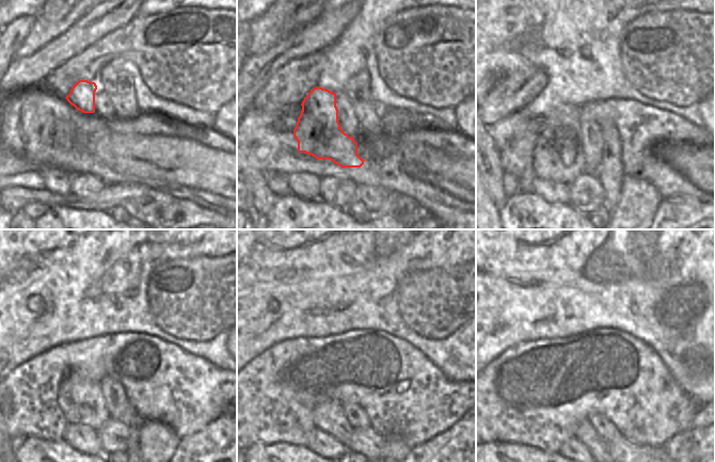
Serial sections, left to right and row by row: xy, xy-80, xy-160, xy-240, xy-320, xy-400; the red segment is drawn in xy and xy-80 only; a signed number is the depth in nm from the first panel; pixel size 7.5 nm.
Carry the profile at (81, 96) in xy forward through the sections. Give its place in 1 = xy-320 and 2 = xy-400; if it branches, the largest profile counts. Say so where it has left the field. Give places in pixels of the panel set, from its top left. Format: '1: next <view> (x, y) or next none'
1: next xy-320 (329, 415)
2: next xy-400 (585, 432)

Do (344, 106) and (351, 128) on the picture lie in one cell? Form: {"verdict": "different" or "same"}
{"verdict": "same"}

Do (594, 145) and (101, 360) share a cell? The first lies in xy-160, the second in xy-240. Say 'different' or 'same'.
different

